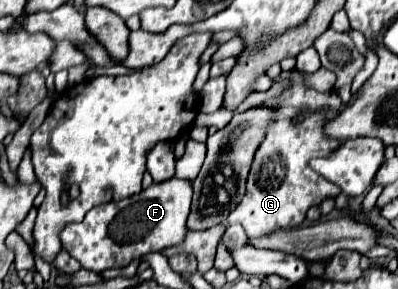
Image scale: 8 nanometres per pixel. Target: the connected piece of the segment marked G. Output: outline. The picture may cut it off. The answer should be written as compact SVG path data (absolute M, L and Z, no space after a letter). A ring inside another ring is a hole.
M298 70L282 72L272 80L272 84L284 80L288 80L284 92L264 102L266 108L274 108L274 116L268 124L262 144L258 146L258 152L254 154L246 180L246 194L236 210L228 216L228 224L242 224L248 238L264 236L282 228L296 228L306 218L310 206L340 194L340 188L330 180L324 180L318 172L310 170L308 162L318 156L328 156L334 148L338 148L338 144L342 144L342 140L334 140L324 134L324 124L340 114L342 100L334 90L318 92L306 86ZM304 112L308 112L308 116L304 116L300 122L294 122L296 116Z

